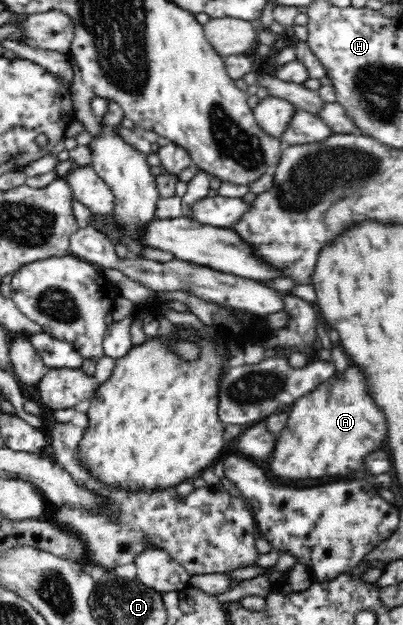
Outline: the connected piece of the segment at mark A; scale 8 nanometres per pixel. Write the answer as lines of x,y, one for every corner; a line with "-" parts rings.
348,366
344,372
340,375
331,377
328,381
322,382
313,392
299,398
297,402
287,411
288,420
285,424
285,428
276,434
275,444
273,444
273,450
271,450
271,462
267,464
266,474
271,476
273,480
309,480
309,478
323,478
323,476
329,476
327,480
331,480
331,476
345,476
349,475
351,470
364,470
363,458
373,452
373,450
381,449
383,442
385,442
385,434
387,434
387,423
385,423
385,417
381,410
372,402
371,396
367,393
365,385
363,385
363,375
359,374
359,369
355,366

